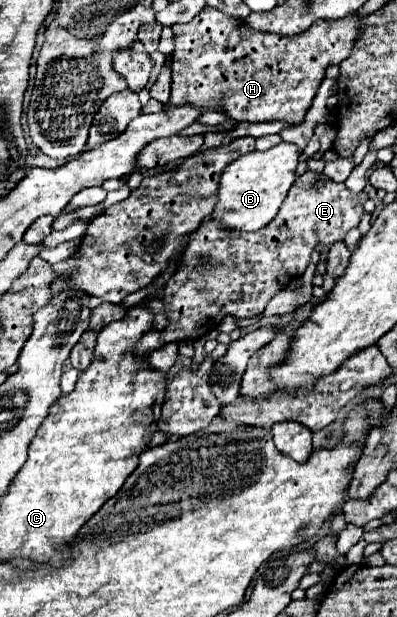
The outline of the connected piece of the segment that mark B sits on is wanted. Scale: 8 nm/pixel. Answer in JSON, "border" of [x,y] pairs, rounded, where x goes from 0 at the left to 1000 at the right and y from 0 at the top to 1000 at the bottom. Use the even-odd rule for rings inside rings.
{"border":[[[700,232],[675,245],[635,245],[584,261],[554,287],[549,326],[534,342],[534,358],[559,361],[569,371],[650,374],[675,365],[700,345],[730,300],[741,297],[741,277],[756,245],[730,232]]]}

